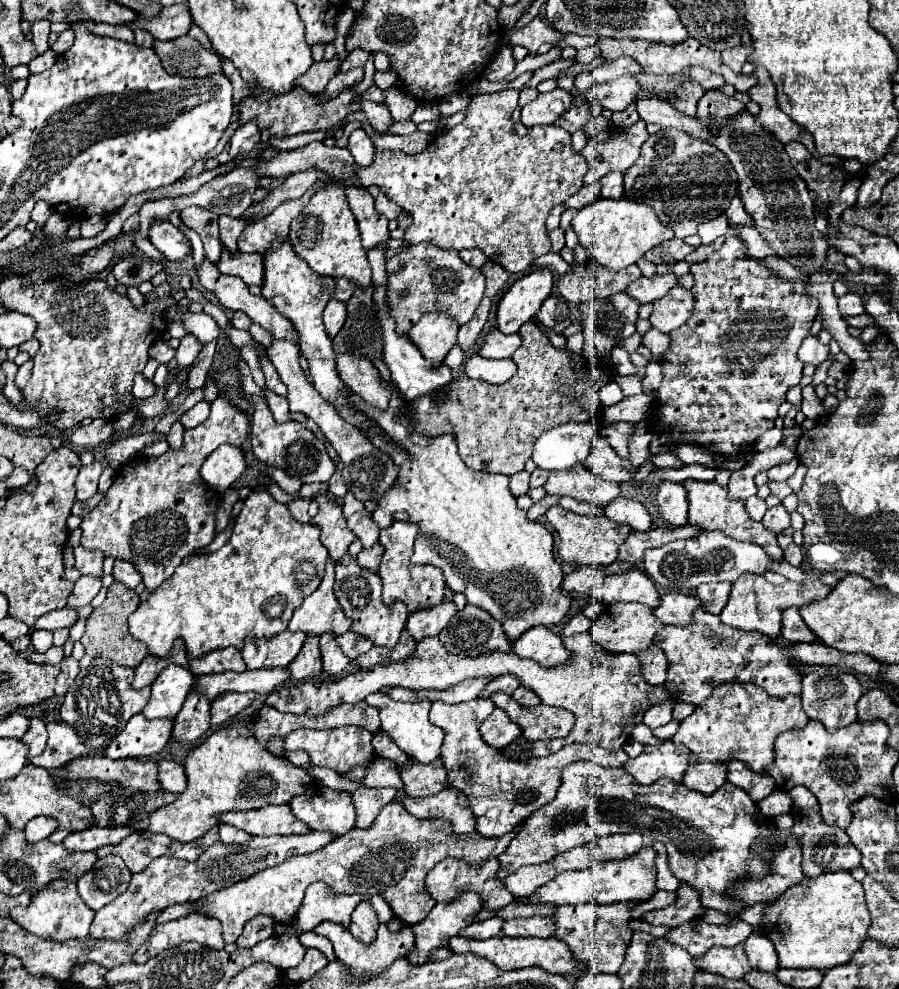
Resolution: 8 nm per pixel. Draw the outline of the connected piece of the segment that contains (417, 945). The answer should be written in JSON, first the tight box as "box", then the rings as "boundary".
{"box":[410,892,482,966],"boundary":[[[464,892],[458,896],[458,900],[452,900],[452,902],[438,902],[430,914],[412,926],[412,932],[414,932],[414,948],[410,950],[410,956],[412,956],[412,966],[422,966],[426,962],[432,962],[432,956],[438,948],[448,948],[448,942],[450,938],[458,936],[460,930],[468,924],[474,922],[474,916],[482,910],[482,898],[476,894],[476,892]]]}

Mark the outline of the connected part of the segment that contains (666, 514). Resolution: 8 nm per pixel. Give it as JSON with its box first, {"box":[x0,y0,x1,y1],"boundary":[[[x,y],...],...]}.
{"box":[656,482,688,526],"boundary":[[[662,482],[656,494],[658,512],[672,526],[688,524],[686,520],[686,490],[678,482]]]}

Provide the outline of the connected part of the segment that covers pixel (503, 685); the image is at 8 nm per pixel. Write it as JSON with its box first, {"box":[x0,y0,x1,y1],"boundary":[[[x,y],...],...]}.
{"box":[482,674,520,698],"boundary":[[[504,674],[504,676],[492,680],[492,682],[488,684],[488,688],[482,692],[482,696],[488,698],[490,692],[498,692],[498,690],[502,690],[502,692],[506,692],[506,694],[512,694],[518,686],[520,686],[520,682],[518,682],[512,674]]]}

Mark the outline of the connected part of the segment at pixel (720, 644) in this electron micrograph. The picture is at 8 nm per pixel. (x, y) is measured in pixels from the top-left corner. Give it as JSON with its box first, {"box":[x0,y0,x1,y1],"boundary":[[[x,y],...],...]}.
{"box":[654,606,802,704],"boundary":[[[698,606],[692,616],[692,624],[664,626],[654,636],[654,644],[664,650],[668,658],[666,688],[674,700],[700,704],[724,682],[752,682],[764,688],[770,696],[800,694],[802,676],[796,672],[778,640],[762,636],[762,632],[734,630],[702,606]]]}

